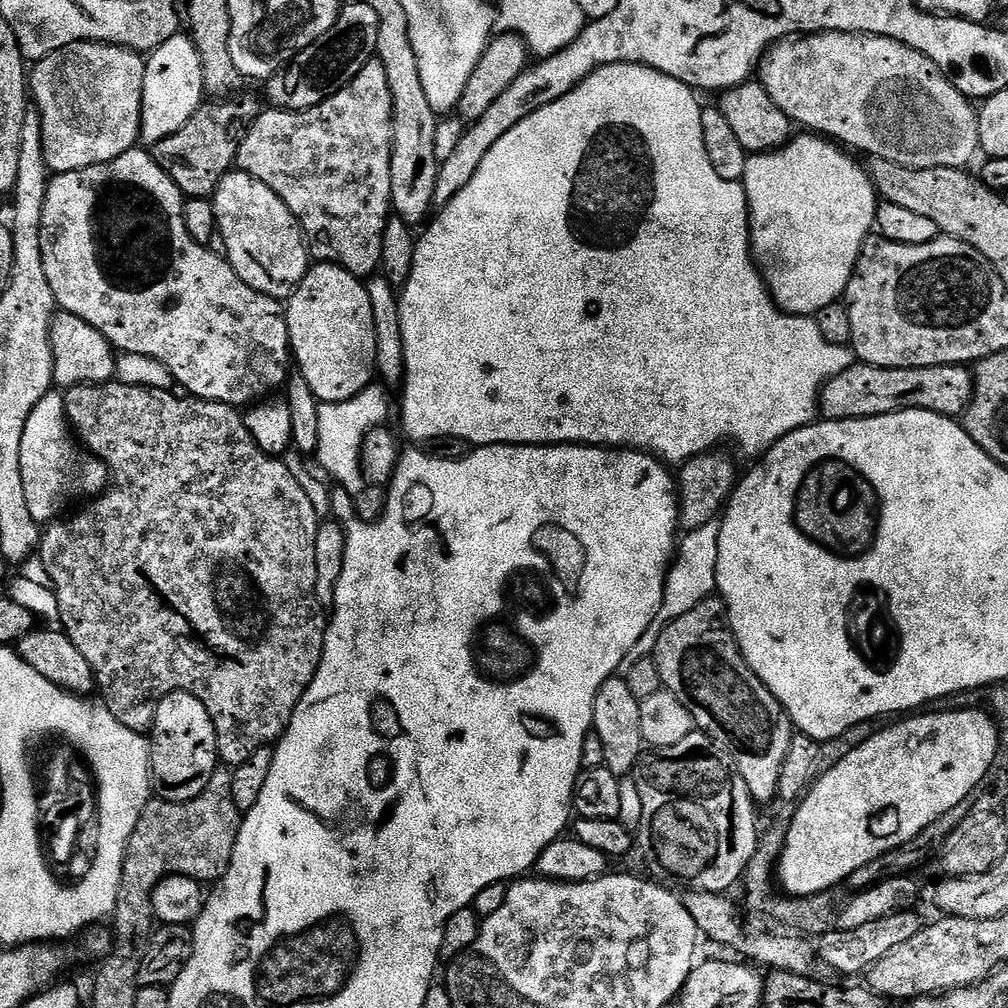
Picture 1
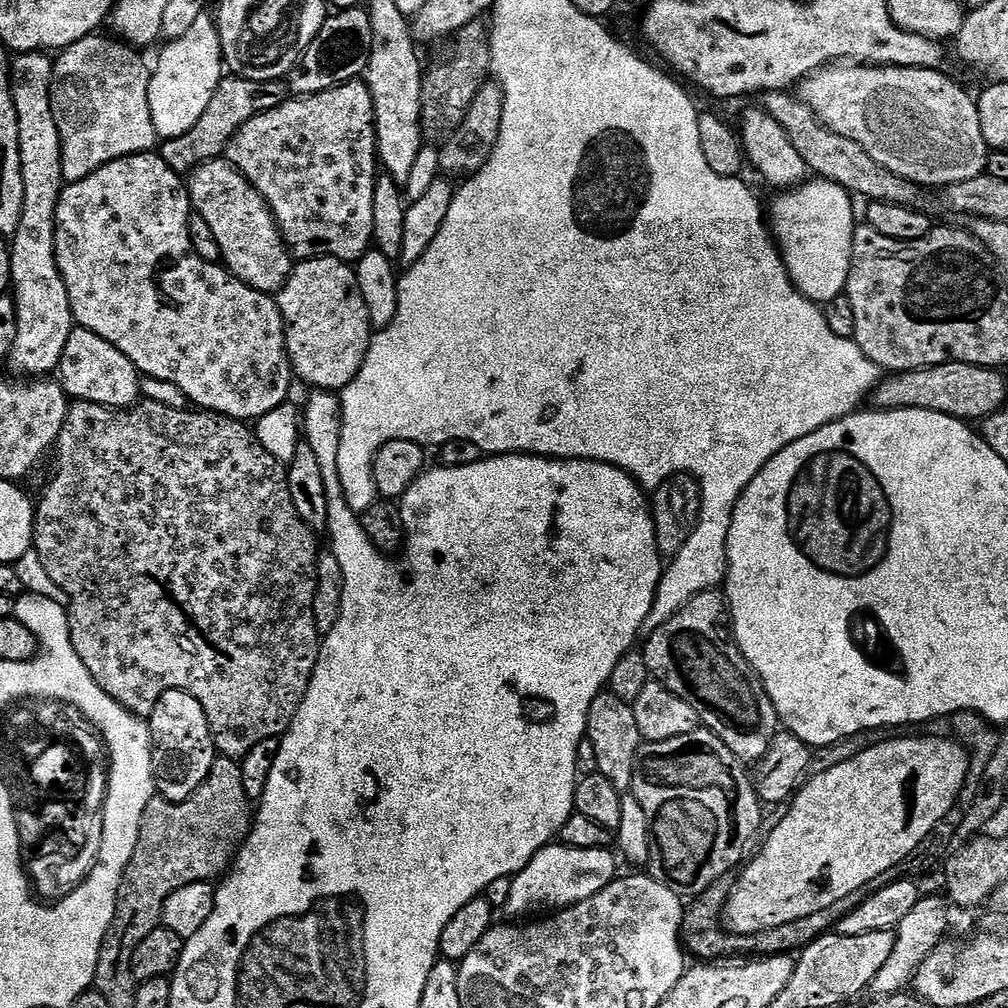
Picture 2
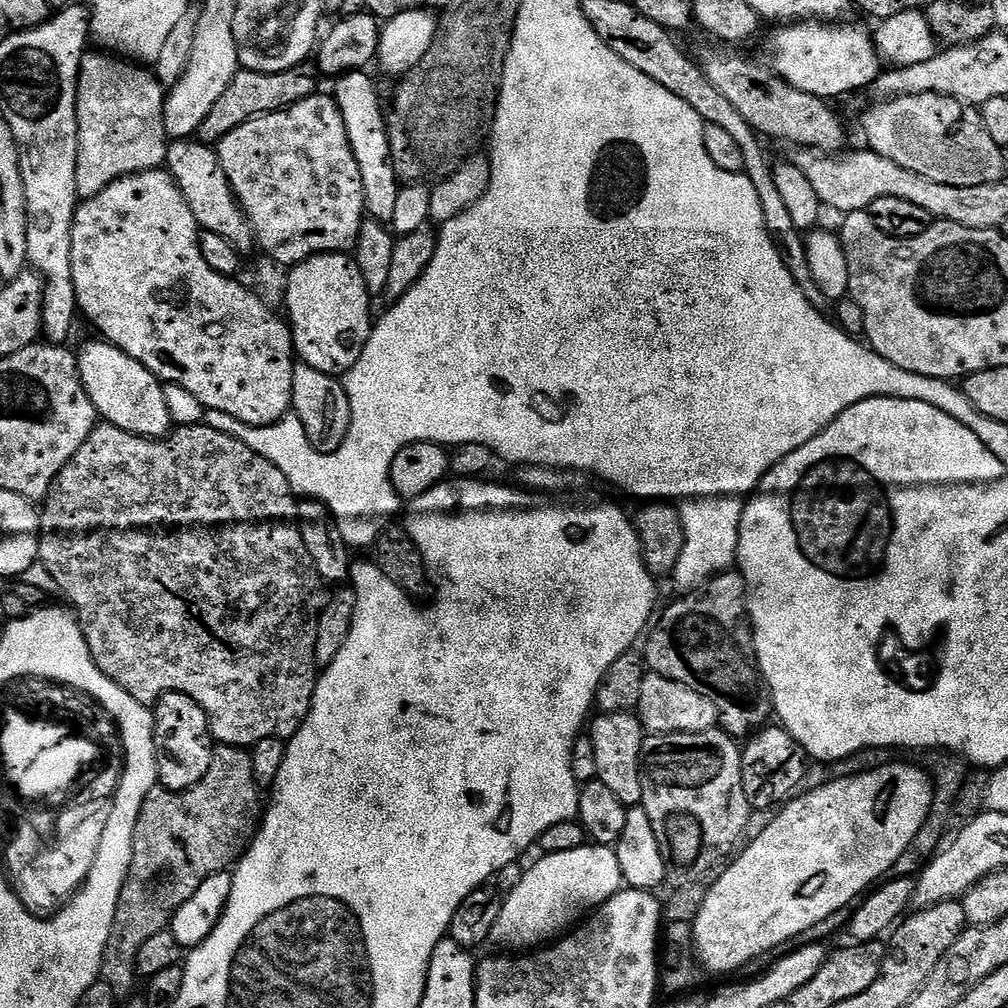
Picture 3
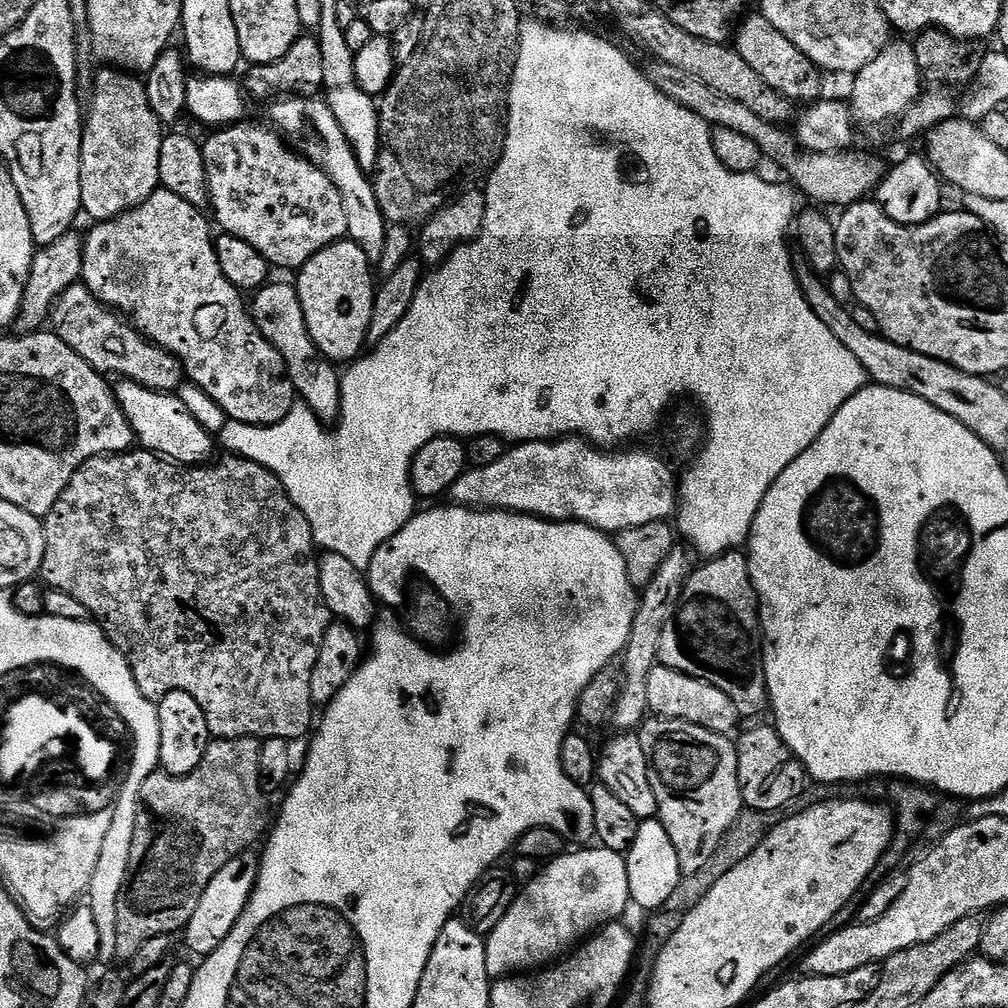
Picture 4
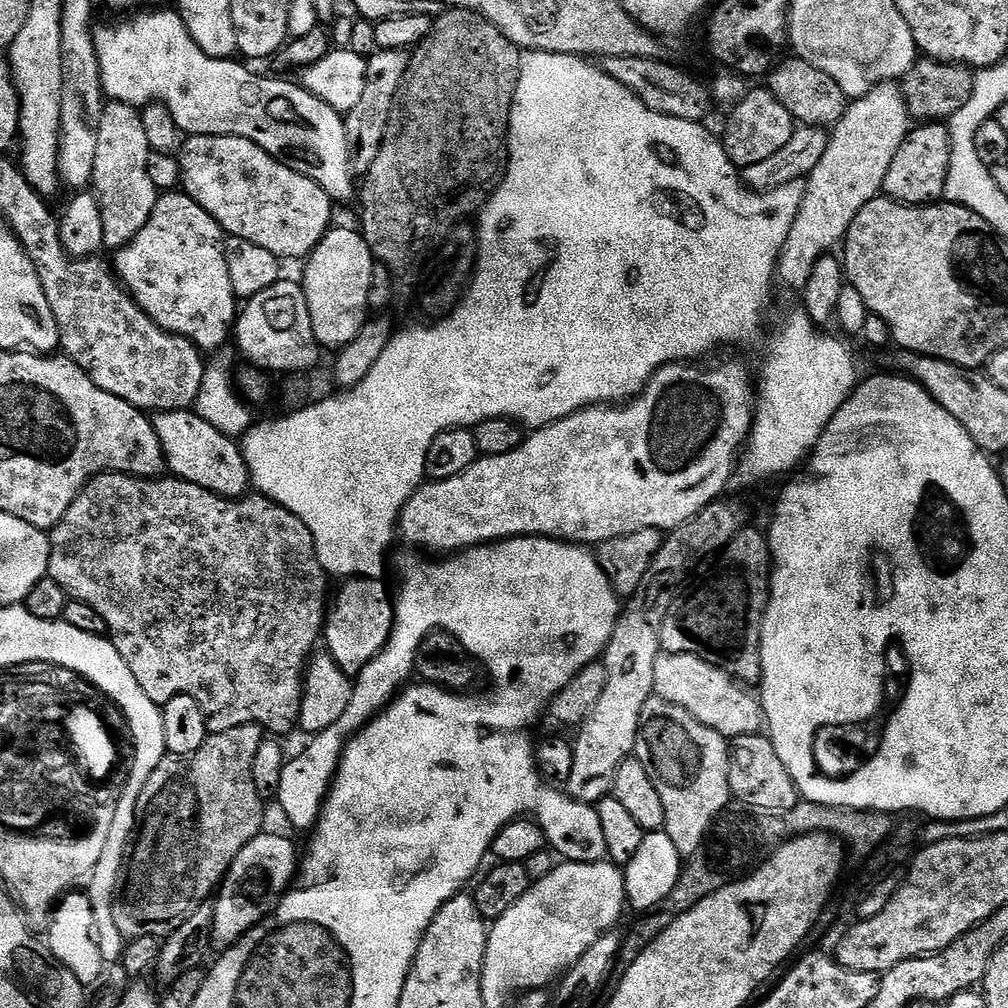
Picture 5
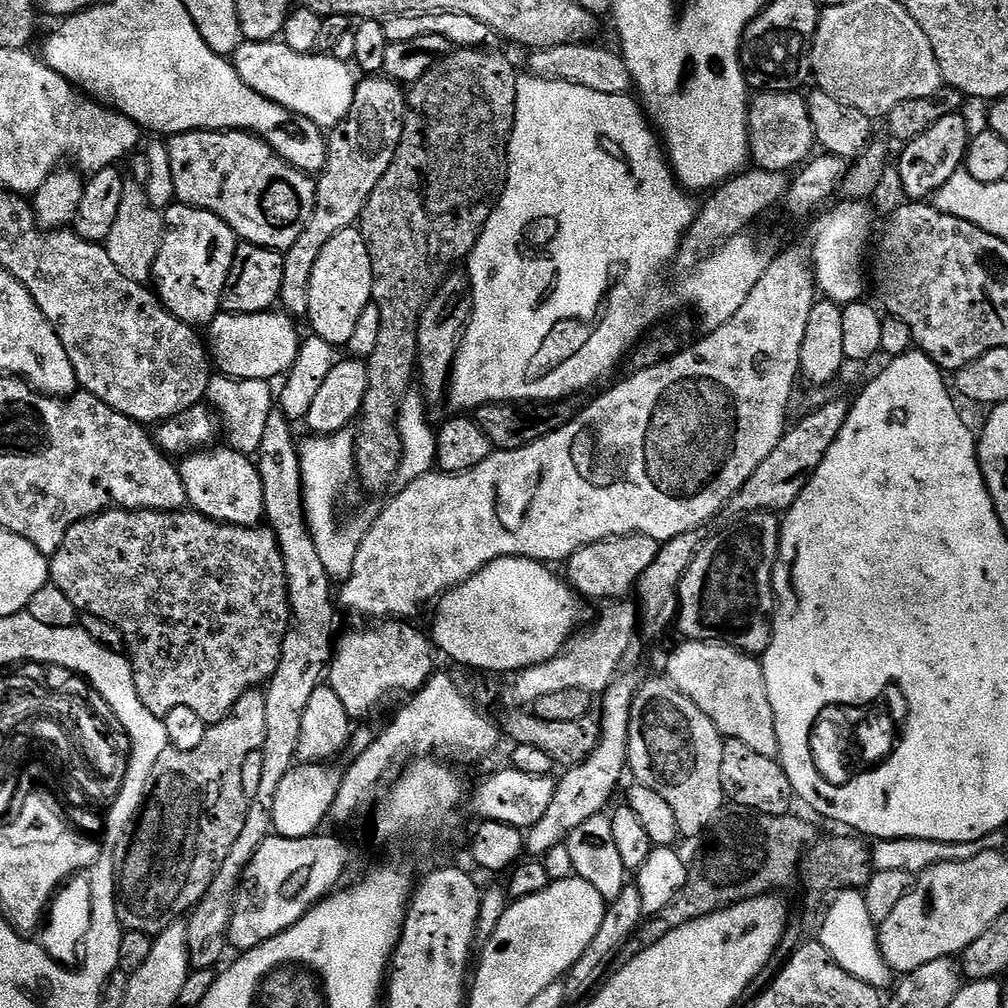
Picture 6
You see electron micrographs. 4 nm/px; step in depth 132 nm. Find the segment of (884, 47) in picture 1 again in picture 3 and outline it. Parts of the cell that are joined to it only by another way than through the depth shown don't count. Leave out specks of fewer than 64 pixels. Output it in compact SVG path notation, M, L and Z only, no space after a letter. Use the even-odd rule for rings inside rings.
M923 92L913 96L881 99L864 116L868 127L867 147L890 162L898 162L906 170L914 170L930 182L965 188L983 184L999 184L1005 179L1002 148L986 134L986 126L978 122L971 107L952 96Z

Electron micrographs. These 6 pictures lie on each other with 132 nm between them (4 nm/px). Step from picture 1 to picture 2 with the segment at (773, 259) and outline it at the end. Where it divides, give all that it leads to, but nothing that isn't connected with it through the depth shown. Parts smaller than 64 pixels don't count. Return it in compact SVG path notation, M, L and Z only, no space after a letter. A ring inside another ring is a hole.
M819 178L809 179L777 196L780 197L772 204L772 216L770 212L770 232L794 286L807 300L821 306L845 295L852 261L852 243L858 227L856 212L852 209L853 197L842 186Z

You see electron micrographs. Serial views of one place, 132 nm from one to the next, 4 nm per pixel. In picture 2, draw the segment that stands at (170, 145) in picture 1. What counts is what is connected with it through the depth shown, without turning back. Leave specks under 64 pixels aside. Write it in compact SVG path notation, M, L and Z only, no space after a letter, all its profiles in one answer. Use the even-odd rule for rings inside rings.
M225 75L218 90L214 90L214 98L210 98L210 106L206 106L202 118L198 118L198 122L194 122L186 134L178 134L178 138L163 141L159 145L158 155L166 162L166 166L170 166L170 170L191 174L198 166L221 159L227 153L230 138L234 138L234 134L238 134L238 130L250 122L250 118L266 110L274 110L289 96L289 89L283 79L247 80L241 76Z

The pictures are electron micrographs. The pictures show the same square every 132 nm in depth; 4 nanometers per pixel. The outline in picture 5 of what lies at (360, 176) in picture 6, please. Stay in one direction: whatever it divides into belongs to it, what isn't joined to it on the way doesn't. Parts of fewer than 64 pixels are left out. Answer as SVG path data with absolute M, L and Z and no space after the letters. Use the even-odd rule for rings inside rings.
M380 49L379 52L367 59L366 87L362 90L361 101L358 102L353 111L345 115L344 119L352 167L357 173L367 173L368 168L378 156L382 139L386 136L390 114L393 112L394 98L397 97L398 88L409 68L410 60L411 53L407 49L398 51Z

